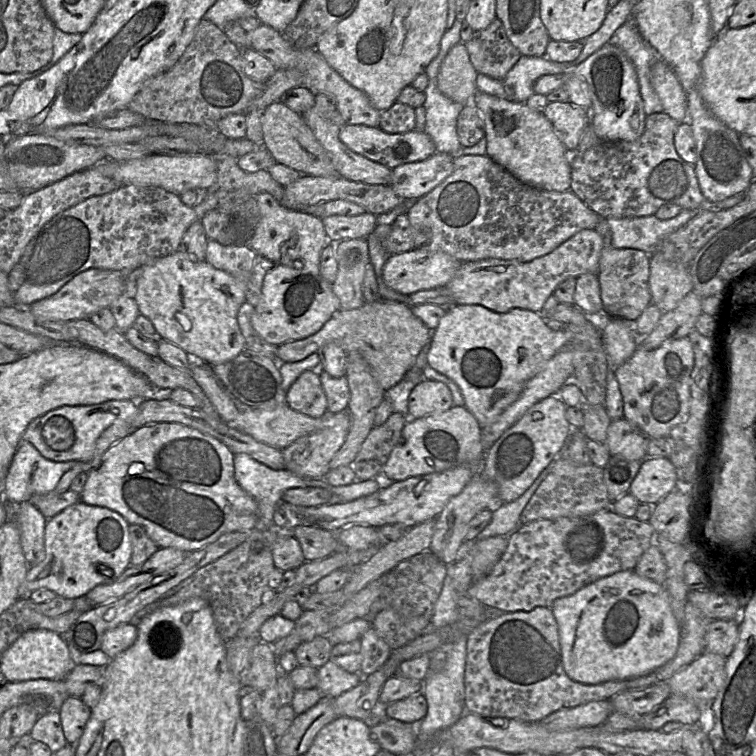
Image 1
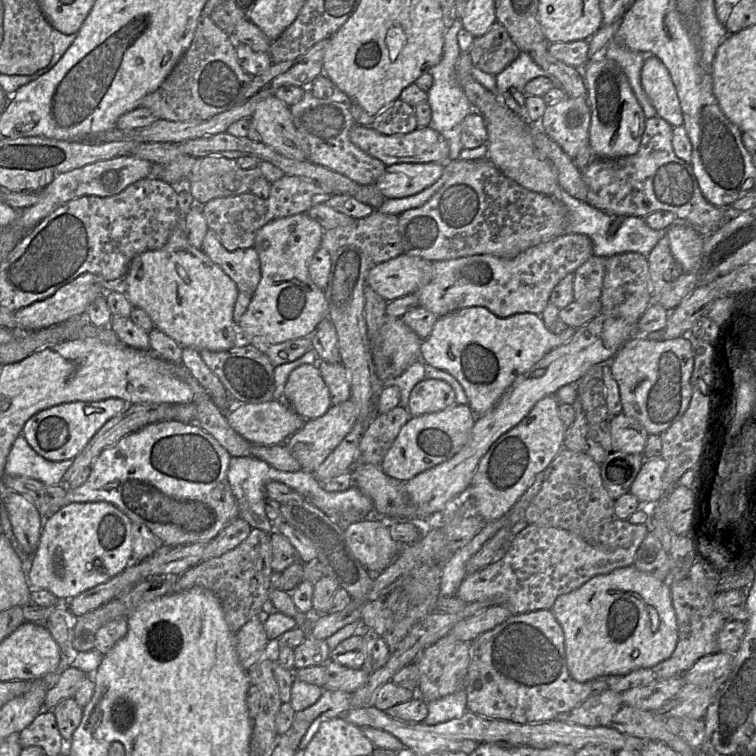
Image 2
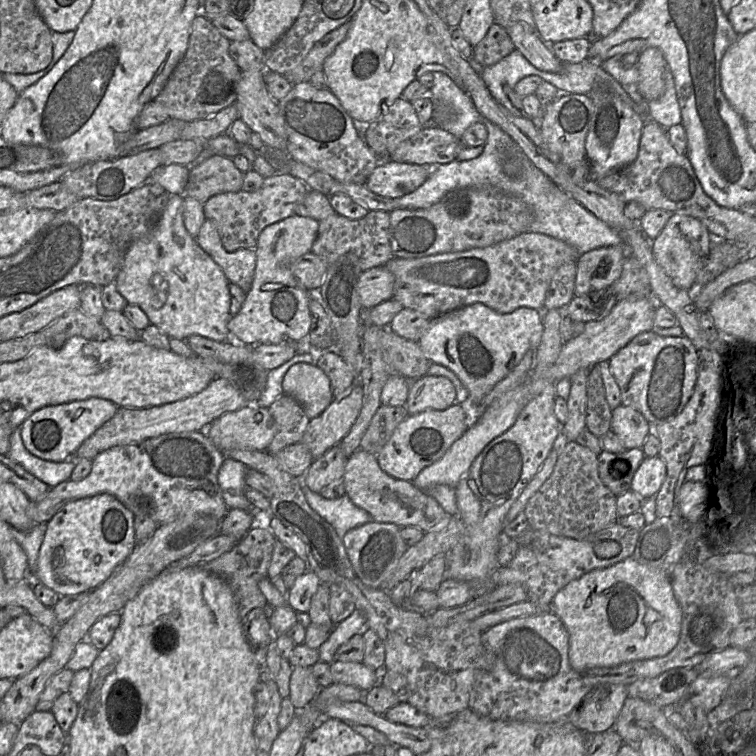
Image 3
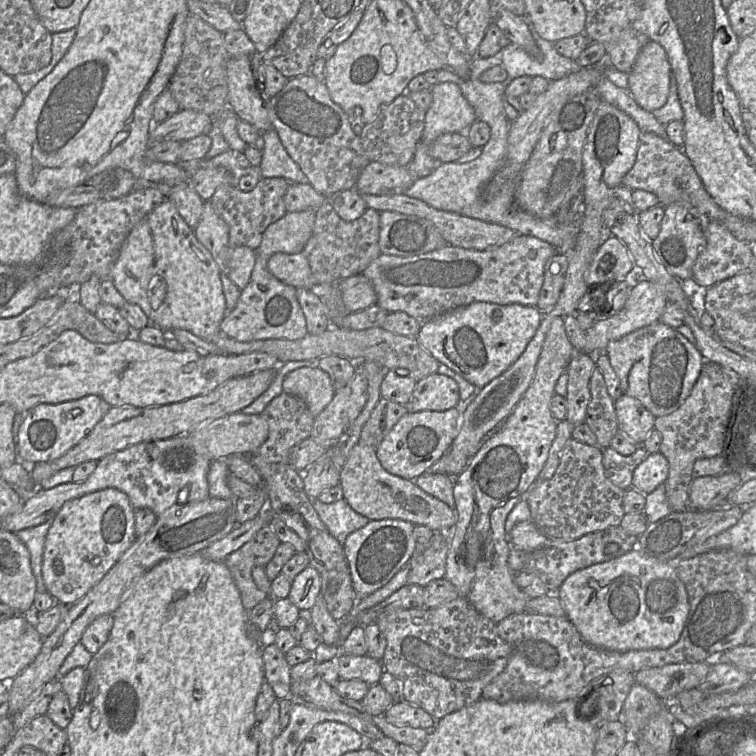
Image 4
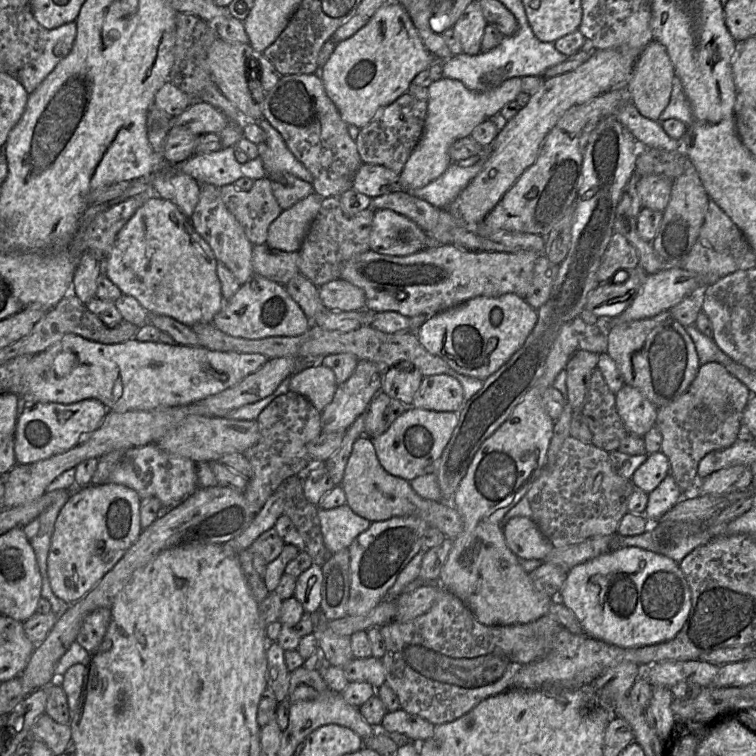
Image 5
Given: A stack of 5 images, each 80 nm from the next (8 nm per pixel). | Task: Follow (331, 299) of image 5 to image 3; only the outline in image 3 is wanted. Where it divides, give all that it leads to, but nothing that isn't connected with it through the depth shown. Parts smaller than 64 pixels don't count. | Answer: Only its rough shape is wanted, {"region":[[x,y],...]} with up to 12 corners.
{"region":[[378,266],[363,271],[357,292],[364,310],[393,299],[395,276]]}

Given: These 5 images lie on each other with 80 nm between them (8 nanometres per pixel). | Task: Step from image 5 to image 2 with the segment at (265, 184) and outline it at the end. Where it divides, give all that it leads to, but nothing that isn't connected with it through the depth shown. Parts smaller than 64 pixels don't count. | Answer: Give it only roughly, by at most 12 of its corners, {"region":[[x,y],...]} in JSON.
{"region":[[284,175],[266,199],[248,192],[201,206],[228,251],[253,247],[270,221],[306,214],[327,193]]}

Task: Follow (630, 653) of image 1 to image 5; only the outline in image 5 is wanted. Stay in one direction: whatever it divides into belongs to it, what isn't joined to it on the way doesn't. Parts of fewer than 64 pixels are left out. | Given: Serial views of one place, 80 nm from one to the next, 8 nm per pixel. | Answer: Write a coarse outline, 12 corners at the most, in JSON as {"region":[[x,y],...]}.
{"region":[[638,547],[573,567],[556,599],[621,648],[672,640],[679,563]]}

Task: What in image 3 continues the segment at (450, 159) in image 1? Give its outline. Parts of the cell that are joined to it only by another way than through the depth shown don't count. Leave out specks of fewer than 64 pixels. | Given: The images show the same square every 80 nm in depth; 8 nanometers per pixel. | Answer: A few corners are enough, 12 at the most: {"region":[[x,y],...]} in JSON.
{"region":[[381,161],[365,182],[373,193],[400,198],[434,167]]}

